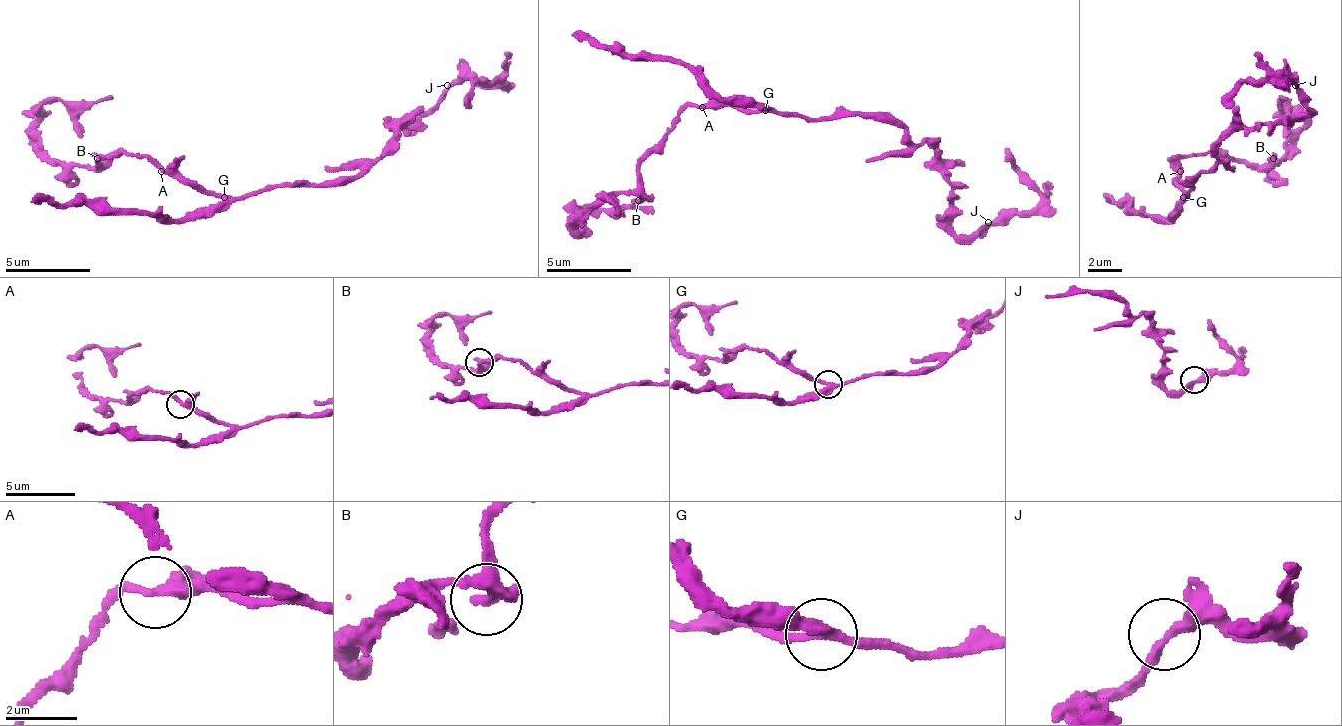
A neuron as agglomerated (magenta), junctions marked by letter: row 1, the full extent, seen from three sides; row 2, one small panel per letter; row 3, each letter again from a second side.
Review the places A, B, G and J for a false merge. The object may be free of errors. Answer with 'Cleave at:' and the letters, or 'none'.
Cleave at: none

